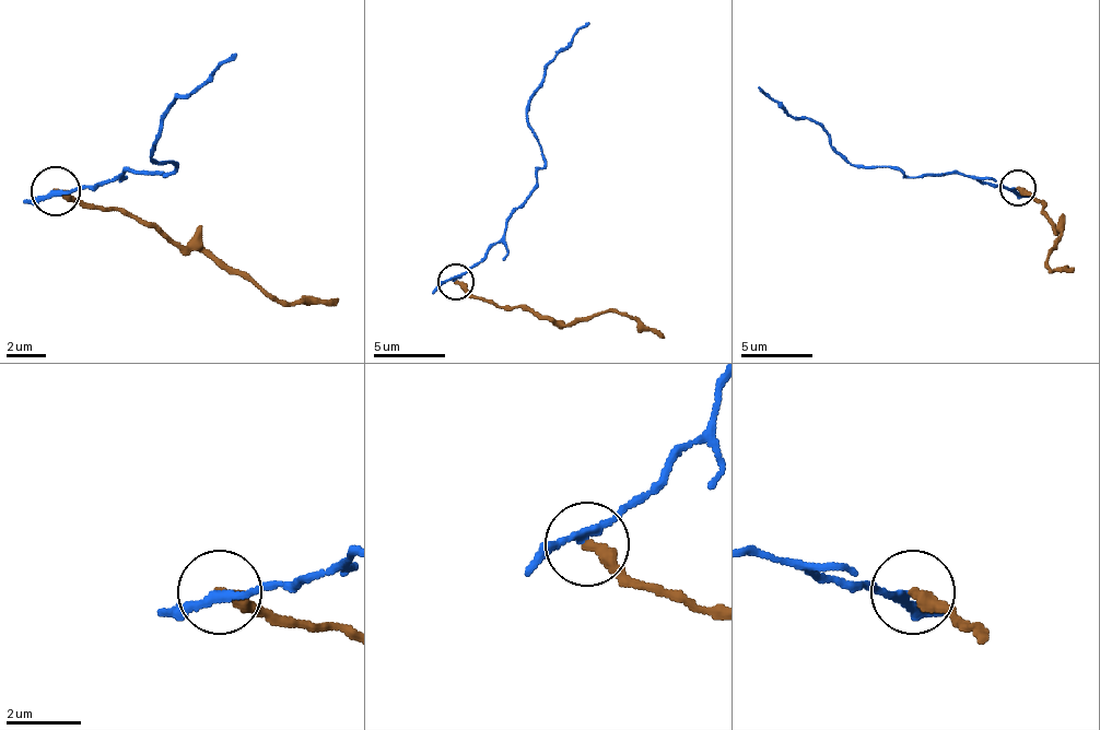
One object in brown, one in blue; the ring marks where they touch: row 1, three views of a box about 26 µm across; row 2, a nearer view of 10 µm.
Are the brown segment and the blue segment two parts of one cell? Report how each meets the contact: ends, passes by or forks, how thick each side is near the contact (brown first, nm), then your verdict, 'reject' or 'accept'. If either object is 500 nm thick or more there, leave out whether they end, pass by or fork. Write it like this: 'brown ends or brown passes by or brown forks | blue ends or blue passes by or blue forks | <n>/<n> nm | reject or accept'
brown ends | blue passes by | 360/200 nm | reject

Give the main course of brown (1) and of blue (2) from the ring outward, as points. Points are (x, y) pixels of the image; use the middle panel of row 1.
1: (455, 282), (502, 307), (530, 307), (549, 322), (581, 322), (613, 311), (639, 318), (664, 337)
2: (455, 282), (505, 232), (505, 218), (538, 181), (545, 160), (530, 124), (527, 103), (556, 56), (588, 23)

